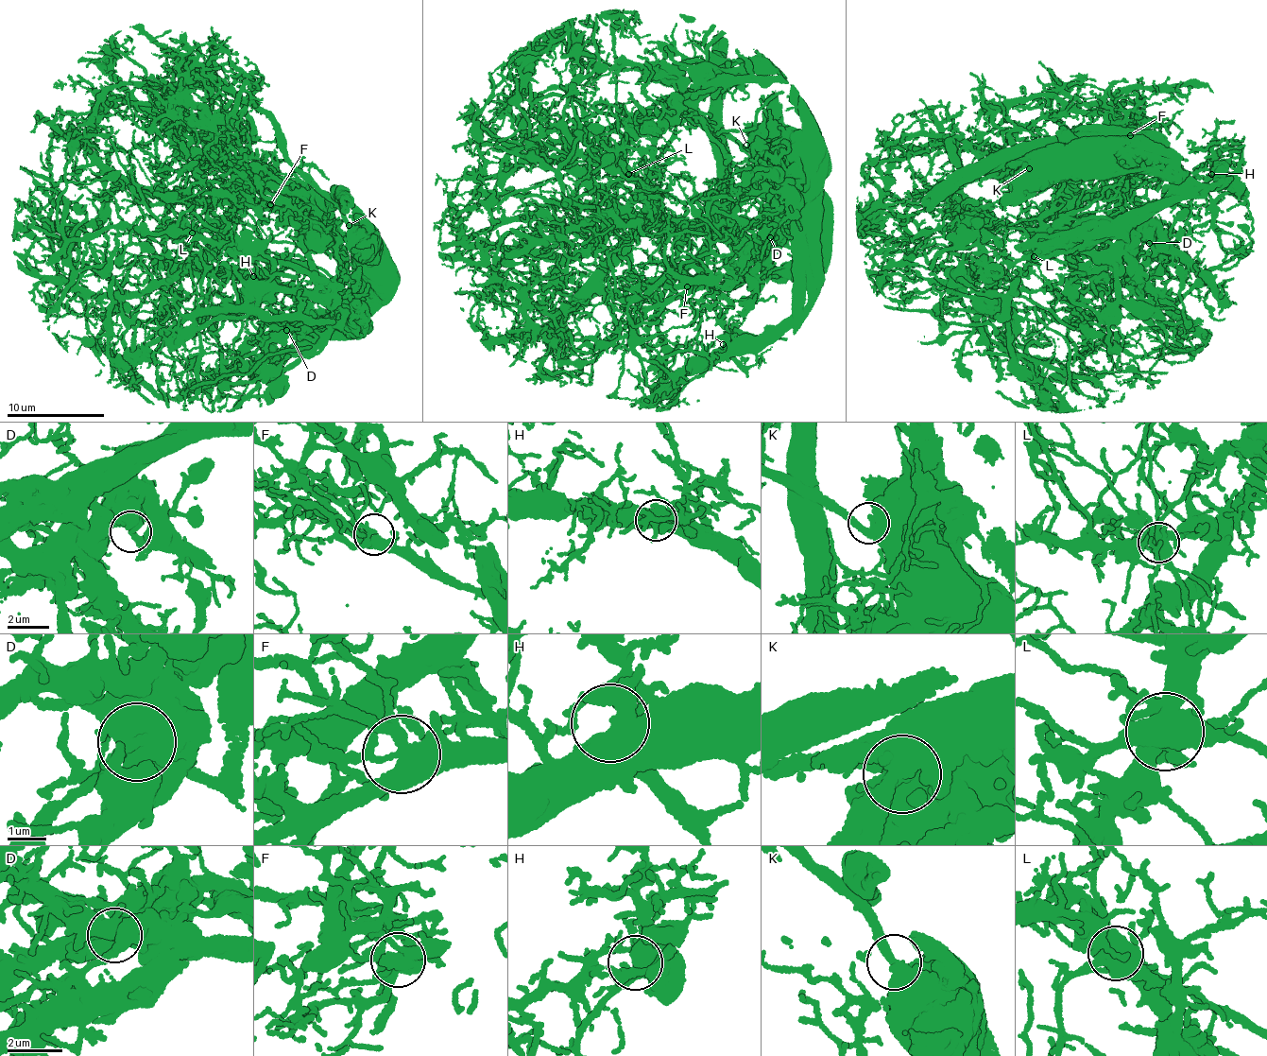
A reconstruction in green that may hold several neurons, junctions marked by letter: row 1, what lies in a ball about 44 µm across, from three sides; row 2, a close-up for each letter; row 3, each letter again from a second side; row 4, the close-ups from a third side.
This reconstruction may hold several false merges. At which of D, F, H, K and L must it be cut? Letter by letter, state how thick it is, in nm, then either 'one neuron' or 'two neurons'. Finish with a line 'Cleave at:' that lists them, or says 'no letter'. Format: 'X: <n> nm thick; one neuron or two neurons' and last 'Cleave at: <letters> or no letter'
D: 400 nm thick; two neurons
F: 440 nm thick; two neurons
H: 500 nm thick; one neuron
K: 650 nm thick; one neuron
L: 700 nm thick; two neurons
Cleave at: D, F, L

